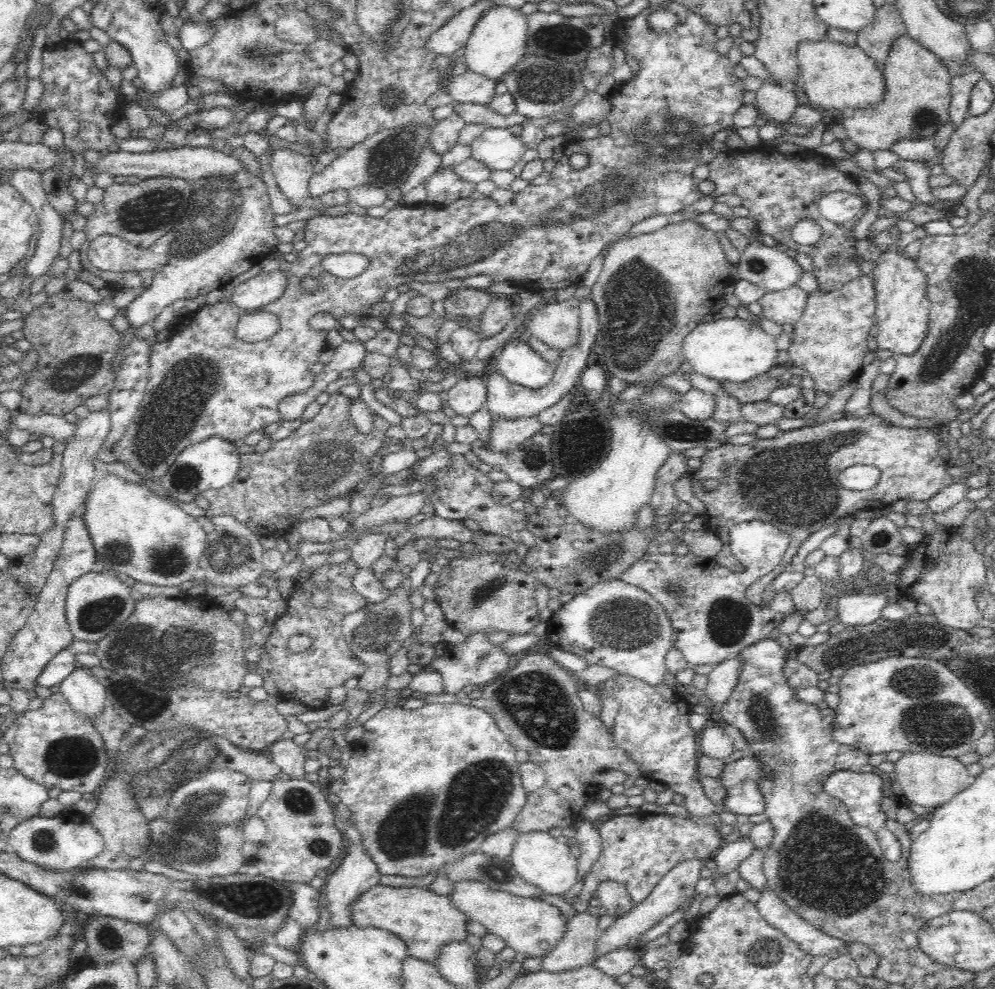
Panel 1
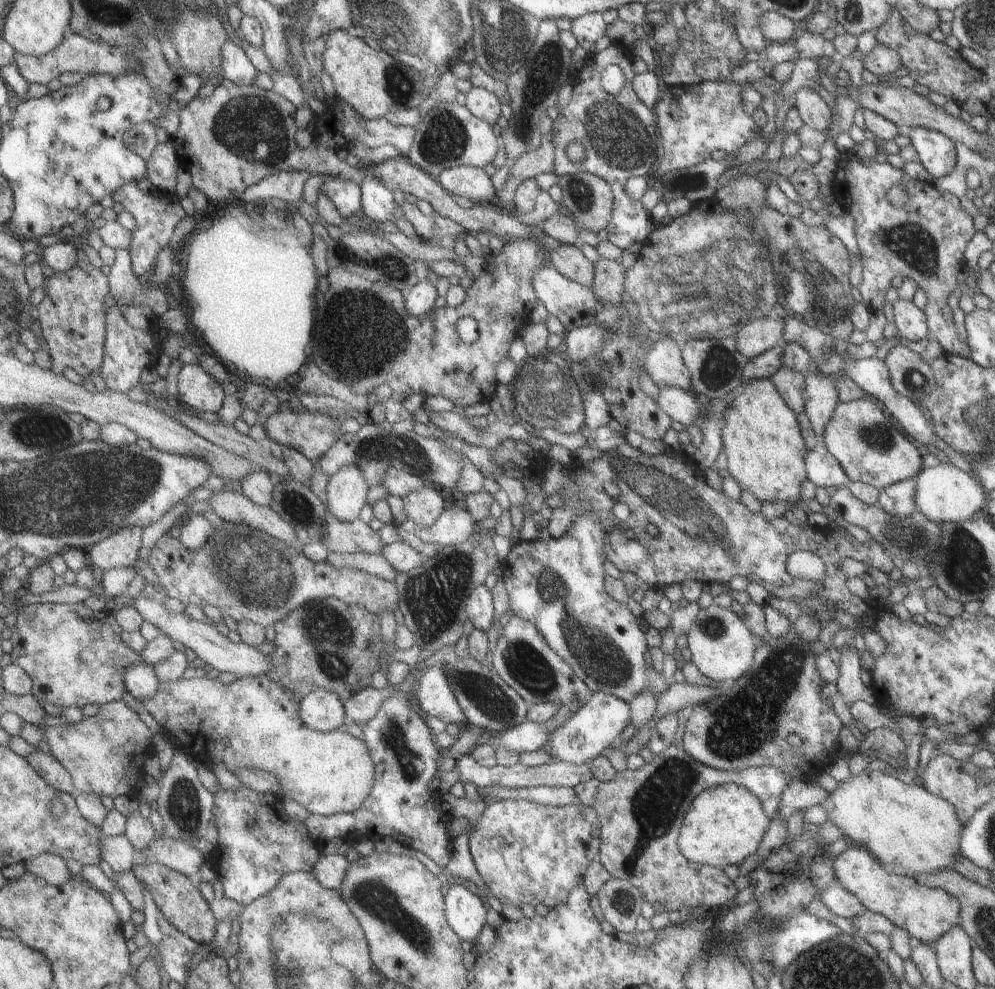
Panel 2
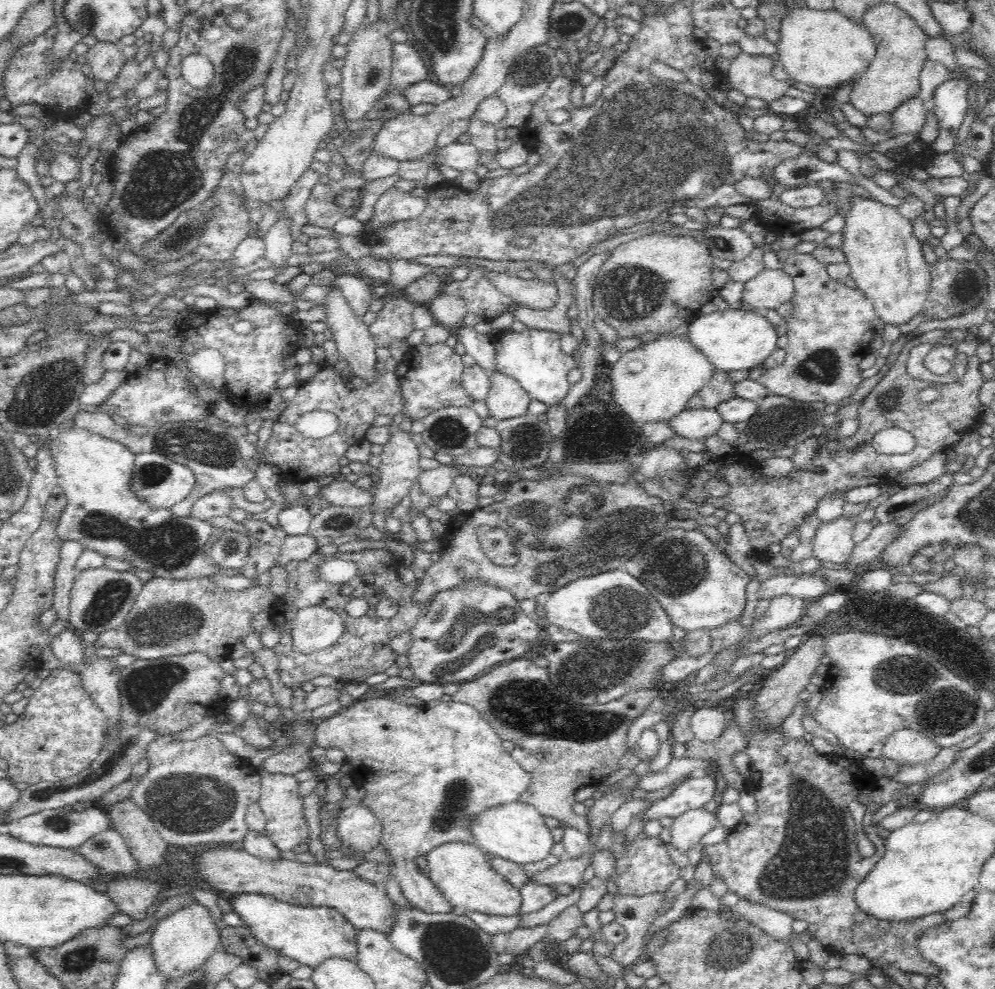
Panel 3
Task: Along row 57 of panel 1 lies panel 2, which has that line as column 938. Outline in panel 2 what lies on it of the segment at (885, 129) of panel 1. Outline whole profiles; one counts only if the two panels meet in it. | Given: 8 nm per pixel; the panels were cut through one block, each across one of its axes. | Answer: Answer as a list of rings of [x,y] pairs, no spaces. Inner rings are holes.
[[[849,844],[846,850],[834,857],[831,870],[838,885],[851,892],[865,910],[884,916],[920,943],[932,945],[951,926],[960,926],[959,902],[951,894],[941,888],[919,884],[908,875],[883,872],[883,868],[867,850]]]

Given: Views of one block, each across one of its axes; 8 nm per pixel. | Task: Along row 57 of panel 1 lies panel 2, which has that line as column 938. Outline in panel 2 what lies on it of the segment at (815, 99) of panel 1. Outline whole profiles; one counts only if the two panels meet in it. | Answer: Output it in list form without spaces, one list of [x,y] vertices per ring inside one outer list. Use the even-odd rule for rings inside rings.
[[[863,769],[857,776],[837,781],[837,786],[827,794],[827,798],[819,804],[825,810],[825,820],[839,828],[843,837],[852,846],[860,847],[871,854],[877,864],[887,874],[908,875],[935,872],[941,868],[950,868],[959,854],[957,840],[961,834],[963,823],[957,820],[952,805],[942,798],[927,792],[923,787],[903,783],[888,773]]]

